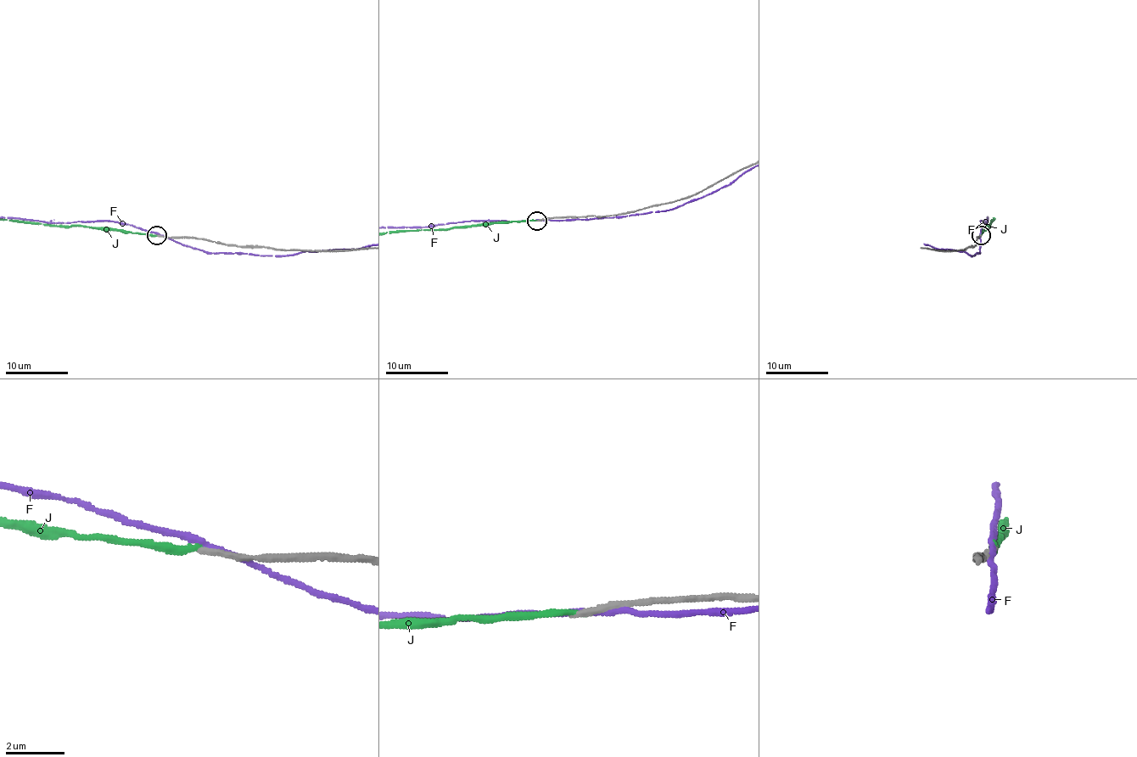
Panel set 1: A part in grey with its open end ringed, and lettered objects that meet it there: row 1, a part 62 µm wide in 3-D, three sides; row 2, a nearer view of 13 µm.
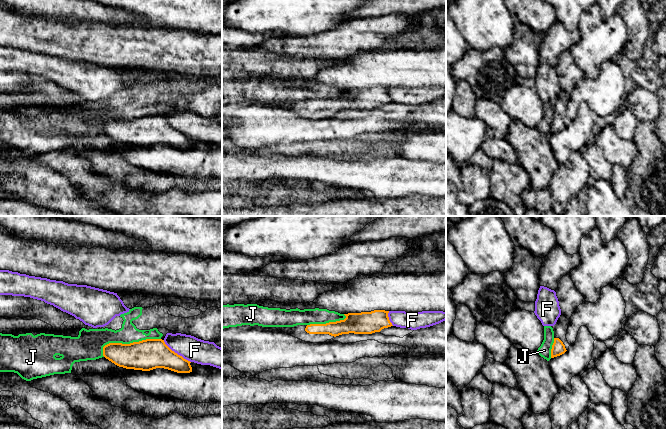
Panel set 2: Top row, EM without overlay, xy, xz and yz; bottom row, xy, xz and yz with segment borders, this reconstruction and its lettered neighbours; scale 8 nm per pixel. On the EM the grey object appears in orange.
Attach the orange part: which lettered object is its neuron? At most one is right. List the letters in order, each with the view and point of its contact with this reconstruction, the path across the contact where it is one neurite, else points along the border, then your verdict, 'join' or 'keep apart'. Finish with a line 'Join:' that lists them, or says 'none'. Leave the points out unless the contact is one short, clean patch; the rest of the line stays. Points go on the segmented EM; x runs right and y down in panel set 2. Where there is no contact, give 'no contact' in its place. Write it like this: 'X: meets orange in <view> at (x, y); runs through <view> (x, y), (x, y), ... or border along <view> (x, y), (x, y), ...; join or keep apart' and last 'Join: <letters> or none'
F: meets orange in xy at (176, 353); keep apart
J: meets orange in xy at (127, 344); keep apart
Join: none

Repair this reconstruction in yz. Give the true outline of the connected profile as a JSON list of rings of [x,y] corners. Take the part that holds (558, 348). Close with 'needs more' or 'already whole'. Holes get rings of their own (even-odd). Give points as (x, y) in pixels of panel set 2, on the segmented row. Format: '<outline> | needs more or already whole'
[[[561,314],[553,326],[554,343],[551,349],[551,358],[560,356],[569,349],[570,344],[566,339],[568,324],[569,320]]] | needs more

